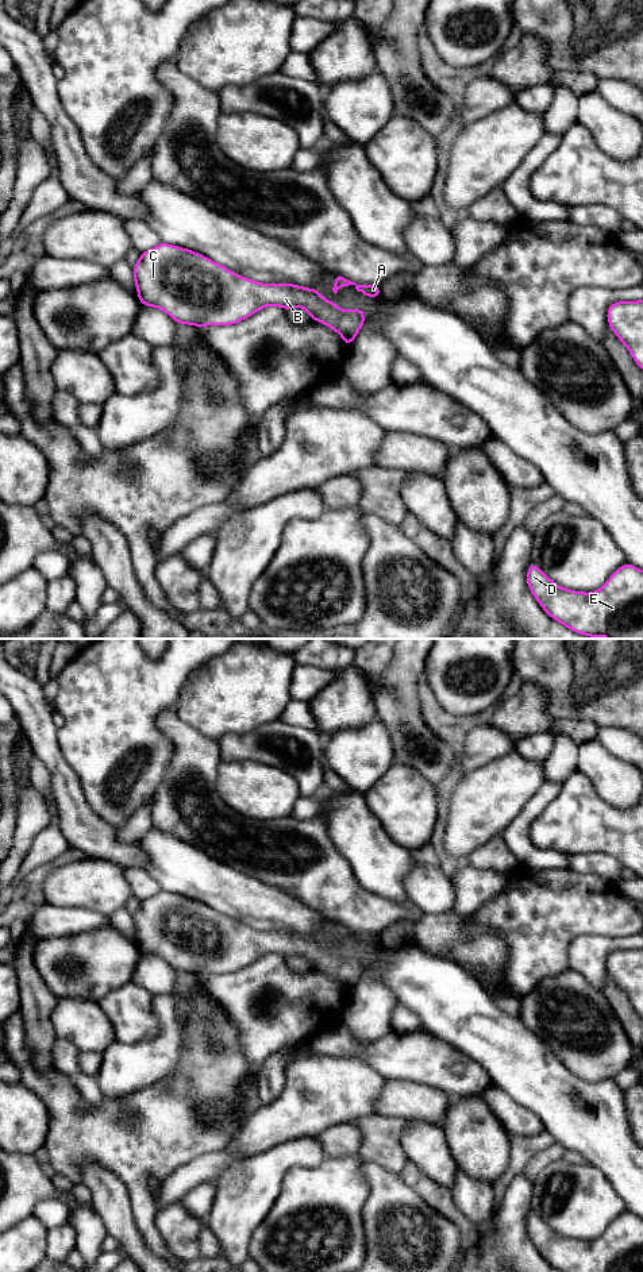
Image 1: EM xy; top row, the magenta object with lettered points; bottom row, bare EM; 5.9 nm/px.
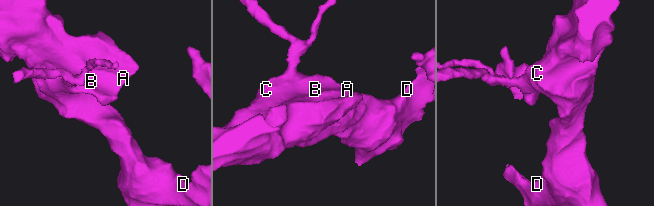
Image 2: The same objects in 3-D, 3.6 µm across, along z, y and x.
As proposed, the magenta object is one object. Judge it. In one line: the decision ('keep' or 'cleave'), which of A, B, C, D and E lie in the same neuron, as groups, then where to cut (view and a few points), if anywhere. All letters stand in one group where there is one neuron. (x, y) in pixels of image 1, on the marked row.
keep; groups A B C D E; cut none

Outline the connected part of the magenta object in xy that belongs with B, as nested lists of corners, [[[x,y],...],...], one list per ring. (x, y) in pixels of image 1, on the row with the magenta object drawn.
[[[165,242],[140,253],[132,273],[140,304],[162,309],[177,324],[232,325],[267,305],[285,311],[299,307],[336,331],[349,347],[366,321],[361,308],[344,311],[322,297],[319,289],[255,282]]]

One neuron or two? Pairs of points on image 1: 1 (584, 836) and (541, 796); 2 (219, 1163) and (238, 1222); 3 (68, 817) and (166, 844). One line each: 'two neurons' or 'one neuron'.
1: two neurons
2: two neurons
3: two neurons

